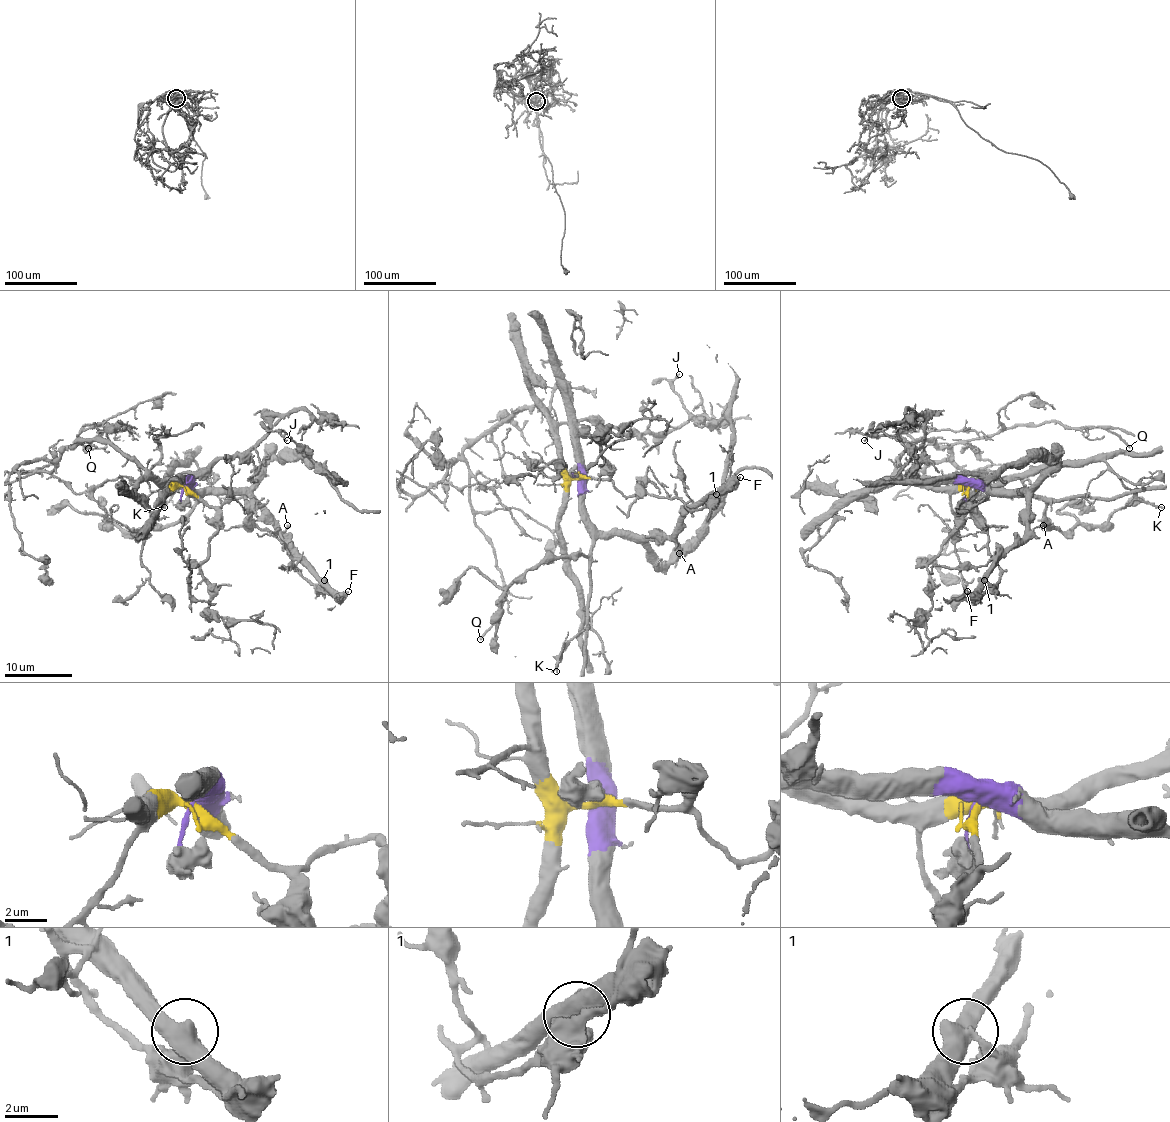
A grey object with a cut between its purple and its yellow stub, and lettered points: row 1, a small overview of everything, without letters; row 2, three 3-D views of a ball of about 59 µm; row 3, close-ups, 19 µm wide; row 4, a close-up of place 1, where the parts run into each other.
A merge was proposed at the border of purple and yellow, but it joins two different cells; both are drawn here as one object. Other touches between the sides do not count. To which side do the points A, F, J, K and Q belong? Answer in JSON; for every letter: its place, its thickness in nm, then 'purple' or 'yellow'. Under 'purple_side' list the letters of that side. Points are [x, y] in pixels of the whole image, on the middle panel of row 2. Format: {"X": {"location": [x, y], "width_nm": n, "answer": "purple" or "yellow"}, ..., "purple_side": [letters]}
{"A": {"location": [679, 553], "width_nm": 190, "answer": "purple"}, "F": {"location": [740, 477], "width_nm": 480, "answer": "purple"}, "J": {"location": [679, 374], "width_nm": 130, "answer": "purple"}, "K": {"location": [556, 671], "width_nm": 240, "answer": "yellow"}, "Q": {"location": [480, 639], "width_nm": 200, "answer": "yellow"}, "purple_side": ["A", "F", "J"]}

